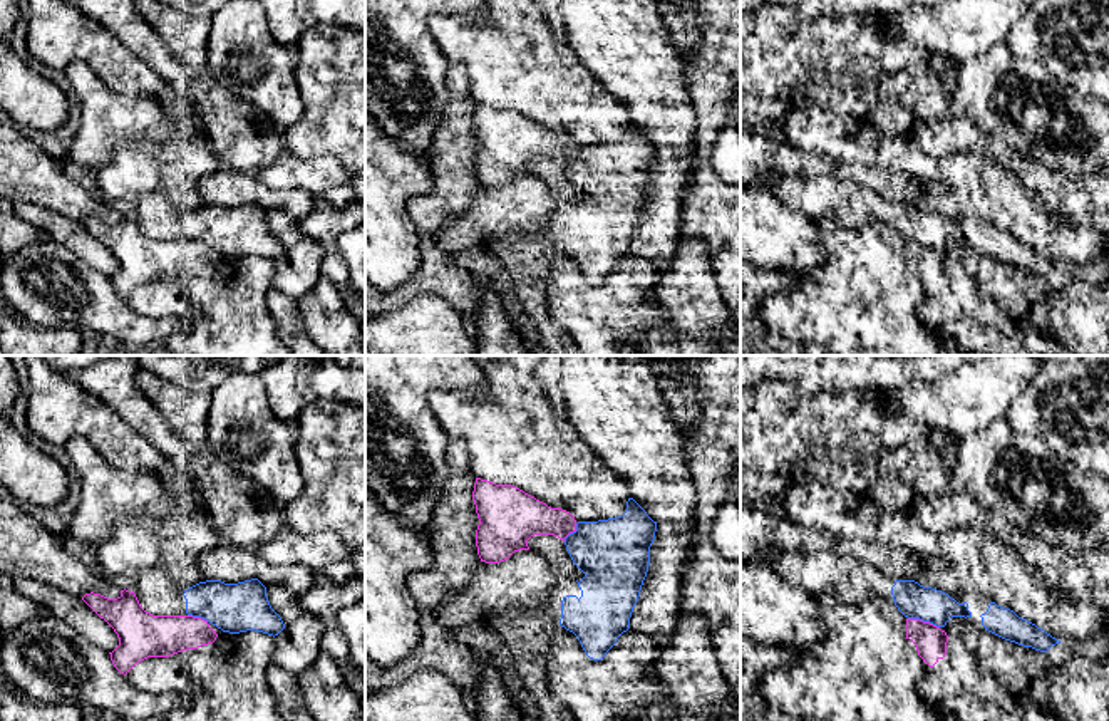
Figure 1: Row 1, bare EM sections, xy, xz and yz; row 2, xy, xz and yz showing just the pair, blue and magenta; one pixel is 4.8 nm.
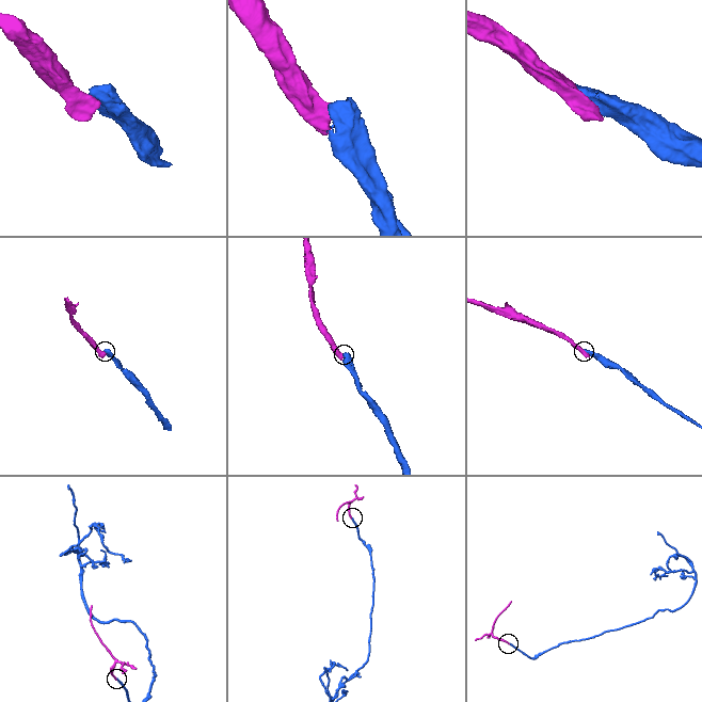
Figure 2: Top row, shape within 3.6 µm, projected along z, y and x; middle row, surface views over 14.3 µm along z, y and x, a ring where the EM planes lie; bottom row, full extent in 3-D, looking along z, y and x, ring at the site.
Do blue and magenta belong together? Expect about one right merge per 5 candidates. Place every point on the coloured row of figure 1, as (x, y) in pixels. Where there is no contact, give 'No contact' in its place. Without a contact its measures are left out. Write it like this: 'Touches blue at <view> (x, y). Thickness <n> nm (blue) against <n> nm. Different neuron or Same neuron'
Touches blue at yz (923, 621). Thickness 170 nm (blue) against 150 nm. Different neuron

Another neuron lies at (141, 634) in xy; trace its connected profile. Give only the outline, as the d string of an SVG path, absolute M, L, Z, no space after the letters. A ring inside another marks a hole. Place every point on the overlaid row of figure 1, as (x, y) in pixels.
M126 589L117 599L90 592L82 600L117 634L119 646L109 654L124 676L147 657L169 657L181 651L208 652L224 634L201 617L152 615Z

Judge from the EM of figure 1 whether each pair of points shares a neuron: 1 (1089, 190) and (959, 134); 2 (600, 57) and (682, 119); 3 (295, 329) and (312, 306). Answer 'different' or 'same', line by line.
1: same
2: same
3: different

